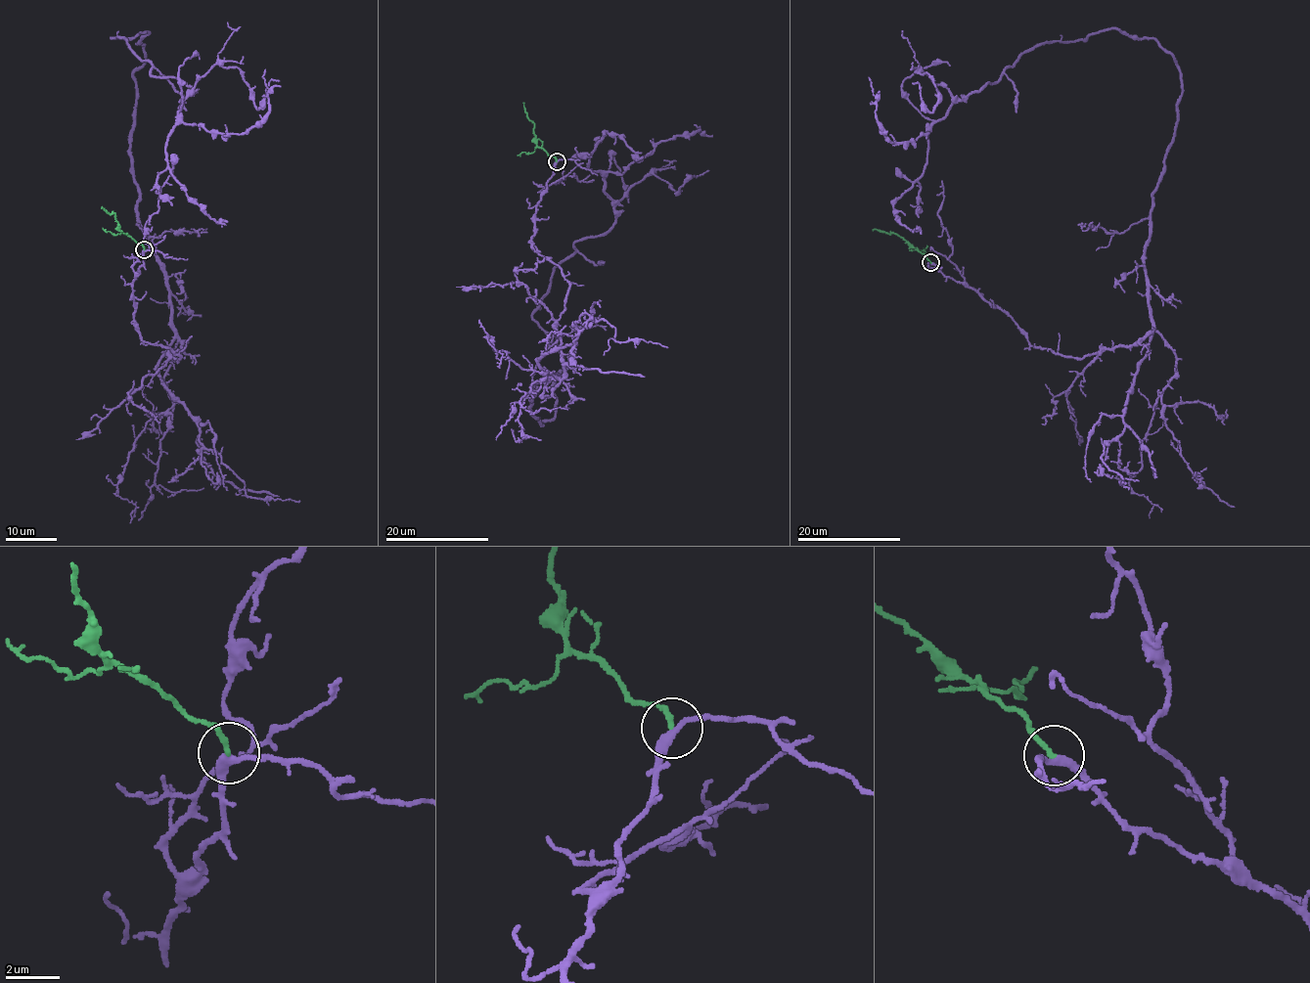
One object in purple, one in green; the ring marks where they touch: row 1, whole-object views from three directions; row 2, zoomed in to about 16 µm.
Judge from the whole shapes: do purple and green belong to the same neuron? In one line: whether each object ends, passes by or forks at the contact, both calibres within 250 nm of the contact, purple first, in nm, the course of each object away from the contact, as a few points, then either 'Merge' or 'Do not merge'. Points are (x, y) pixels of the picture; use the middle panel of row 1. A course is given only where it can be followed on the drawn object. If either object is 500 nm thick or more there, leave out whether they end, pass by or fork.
At the ring purple passes by. At the ring green ends. Thickness 280 nm (purple) against 180 nm. Course of purple: (556, 161), (531, 245), (569, 286), (543, 425), (555, 267), (612, 226), (604, 177), (700, 126). Course of green: (556, 161), (537, 145), (533, 123), (522, 102). Merge

